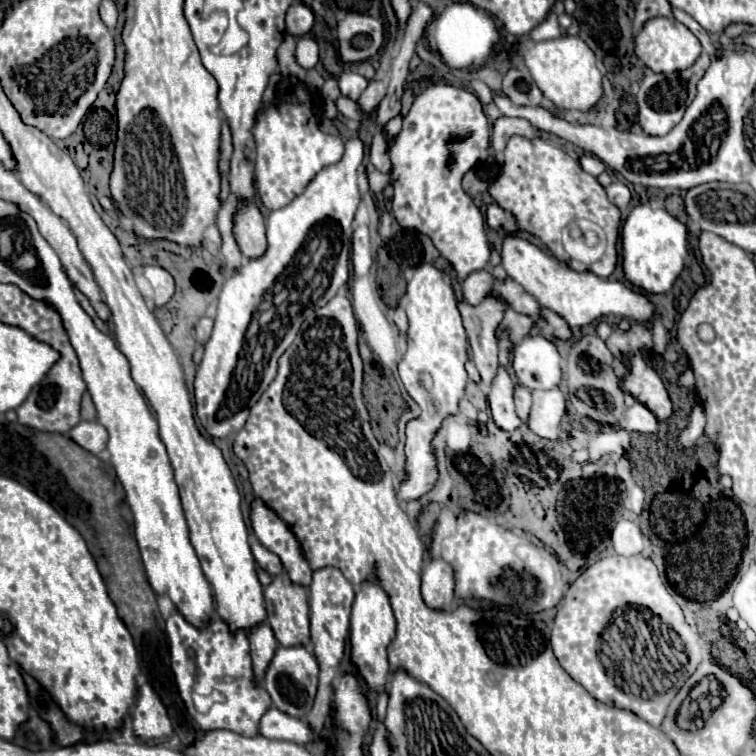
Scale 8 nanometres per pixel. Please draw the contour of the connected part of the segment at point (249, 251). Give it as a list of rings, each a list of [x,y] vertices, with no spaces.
[[[244,202],[242,208],[236,212],[234,218],[234,234],[236,242],[242,250],[242,254],[248,260],[264,256],[268,244],[266,244],[266,226],[264,216],[252,202]]]

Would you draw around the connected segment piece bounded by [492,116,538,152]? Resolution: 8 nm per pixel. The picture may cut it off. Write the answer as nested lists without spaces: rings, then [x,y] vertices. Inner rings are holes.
[[[500,118],[494,122],[492,130],[492,146],[496,152],[502,152],[510,136],[524,136],[524,138],[536,138],[538,130],[524,118]]]

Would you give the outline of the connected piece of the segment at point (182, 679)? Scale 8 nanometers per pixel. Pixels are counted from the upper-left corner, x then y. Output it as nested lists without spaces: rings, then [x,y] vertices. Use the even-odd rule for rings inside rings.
[[[174,610],[172,616],[166,620],[166,634],[170,642],[170,668],[174,672],[180,698],[192,720],[204,732],[232,730],[244,736],[256,736],[258,722],[262,714],[270,708],[270,698],[268,694],[264,694],[264,688],[252,682],[252,658],[250,658],[250,644],[246,632],[238,630],[236,634],[230,634],[228,626],[218,616],[214,616],[210,626],[200,632],[192,624],[188,624],[178,610]],[[198,678],[208,680],[212,688],[216,688],[226,696],[224,704],[218,704],[218,708],[210,708],[206,714],[196,712],[192,704],[192,692]]]

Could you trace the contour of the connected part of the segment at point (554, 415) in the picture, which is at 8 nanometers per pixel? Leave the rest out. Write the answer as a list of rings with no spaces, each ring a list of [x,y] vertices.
[[[560,388],[552,390],[534,390],[530,416],[524,422],[536,436],[546,440],[560,440],[562,418],[566,416],[566,398]]]

